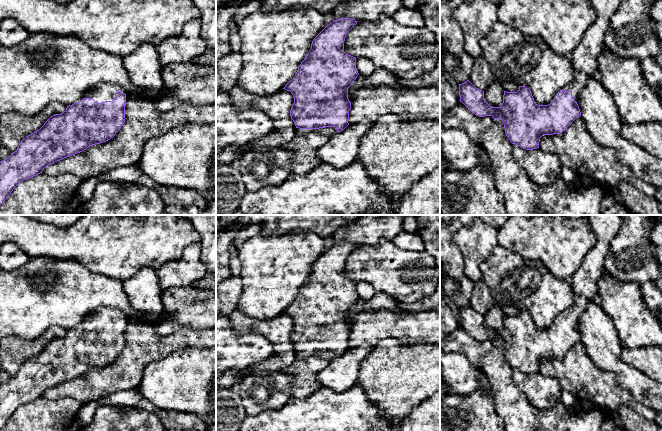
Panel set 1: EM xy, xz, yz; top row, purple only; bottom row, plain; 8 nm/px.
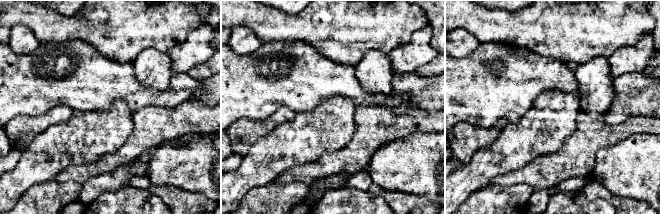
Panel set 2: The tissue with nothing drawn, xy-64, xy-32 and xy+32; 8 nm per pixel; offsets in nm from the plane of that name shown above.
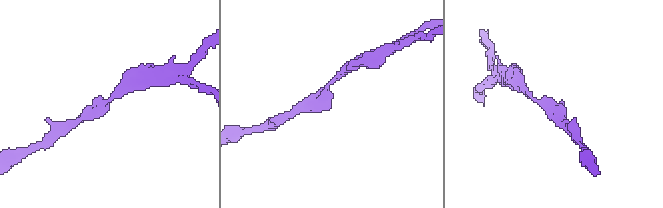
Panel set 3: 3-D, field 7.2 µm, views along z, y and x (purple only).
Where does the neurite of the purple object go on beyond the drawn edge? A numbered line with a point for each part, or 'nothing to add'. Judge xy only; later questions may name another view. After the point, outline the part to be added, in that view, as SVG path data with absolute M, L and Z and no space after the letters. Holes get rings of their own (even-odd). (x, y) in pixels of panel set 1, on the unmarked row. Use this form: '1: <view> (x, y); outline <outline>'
1: xy (103, 316); outline M101 307L98 310L93 311L91 314L89 314L81 323L76 325L76 327L79 327L83 322L93 322L98 327L112 325L118 314L126 319L127 325L129 320L121 310Z

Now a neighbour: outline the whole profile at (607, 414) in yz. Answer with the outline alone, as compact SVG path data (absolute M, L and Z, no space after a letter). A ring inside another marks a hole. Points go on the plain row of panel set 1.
M620 406L617 410L592 409L602 413L604 420L612 419L617 422L619 429L624 431L658 431L655 421L649 421L627 406Z

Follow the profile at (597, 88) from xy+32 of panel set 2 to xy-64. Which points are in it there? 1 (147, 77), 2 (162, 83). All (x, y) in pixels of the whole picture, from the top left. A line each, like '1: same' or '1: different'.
1: same
2: same

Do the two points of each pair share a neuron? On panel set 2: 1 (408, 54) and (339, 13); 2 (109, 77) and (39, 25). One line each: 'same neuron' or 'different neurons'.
1: different neurons
2: different neurons

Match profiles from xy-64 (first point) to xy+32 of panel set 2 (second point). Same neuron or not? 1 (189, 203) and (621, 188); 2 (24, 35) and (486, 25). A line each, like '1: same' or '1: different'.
1: different
2: different

